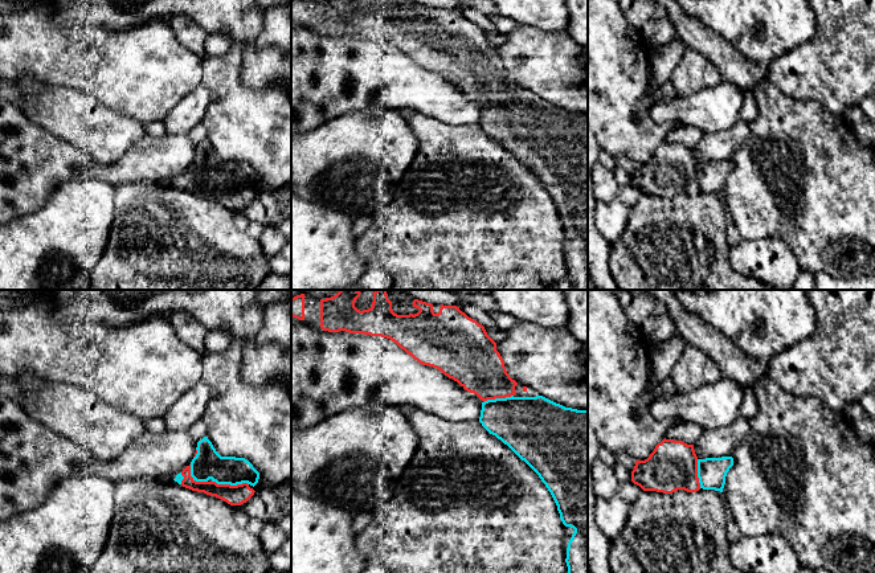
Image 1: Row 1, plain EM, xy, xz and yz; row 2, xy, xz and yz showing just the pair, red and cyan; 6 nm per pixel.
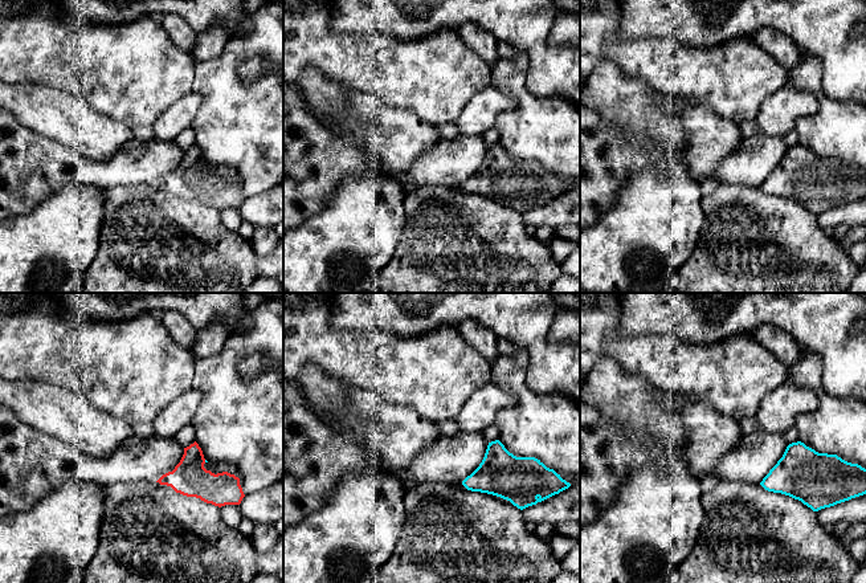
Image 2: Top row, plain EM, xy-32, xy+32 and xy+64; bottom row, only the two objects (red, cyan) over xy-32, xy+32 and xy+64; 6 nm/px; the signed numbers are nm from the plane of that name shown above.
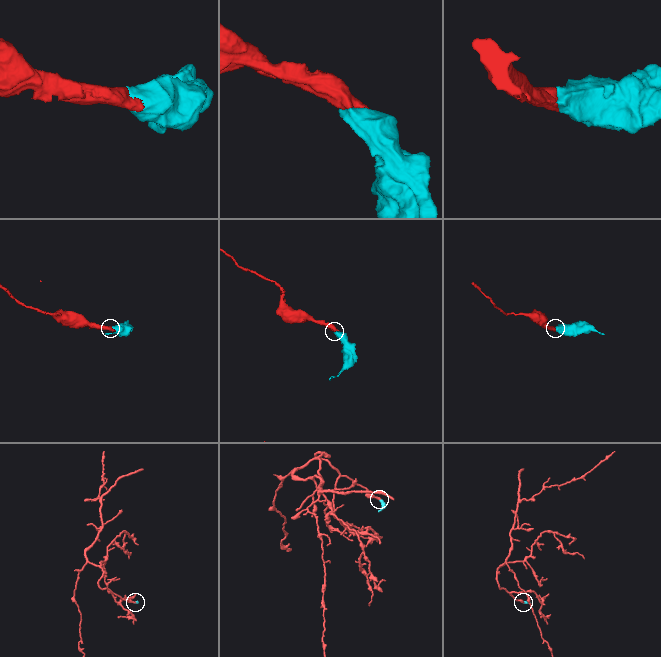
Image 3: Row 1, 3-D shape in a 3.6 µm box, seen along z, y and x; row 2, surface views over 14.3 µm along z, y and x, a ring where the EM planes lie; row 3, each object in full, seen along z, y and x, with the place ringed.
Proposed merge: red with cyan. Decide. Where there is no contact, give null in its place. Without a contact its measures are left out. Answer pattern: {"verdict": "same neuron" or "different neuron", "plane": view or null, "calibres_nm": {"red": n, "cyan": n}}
{"verdict": "same neuron", "plane": "xy", "calibres_nm": {"red": 130, "cyan": 180}}

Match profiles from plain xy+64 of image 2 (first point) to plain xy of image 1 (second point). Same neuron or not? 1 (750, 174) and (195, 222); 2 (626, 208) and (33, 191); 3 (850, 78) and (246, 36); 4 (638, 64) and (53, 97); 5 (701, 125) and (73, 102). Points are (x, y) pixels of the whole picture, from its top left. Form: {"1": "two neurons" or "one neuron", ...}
{"1": "two neurons", "2": "two neurons", "3": "one neuron", "4": "two neurons", "5": "one neuron"}

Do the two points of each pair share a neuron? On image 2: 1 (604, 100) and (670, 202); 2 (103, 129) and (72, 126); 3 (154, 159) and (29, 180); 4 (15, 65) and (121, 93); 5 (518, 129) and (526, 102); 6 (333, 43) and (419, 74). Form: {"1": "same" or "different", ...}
{"1": "same", "2": "same", "3": "same", "4": "same", "5": "same", "6": "same"}

